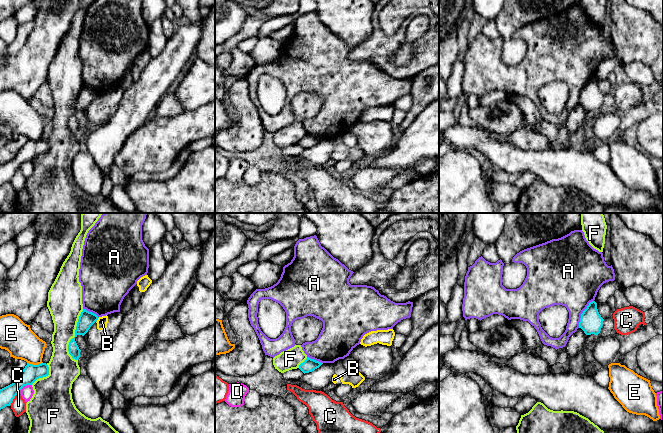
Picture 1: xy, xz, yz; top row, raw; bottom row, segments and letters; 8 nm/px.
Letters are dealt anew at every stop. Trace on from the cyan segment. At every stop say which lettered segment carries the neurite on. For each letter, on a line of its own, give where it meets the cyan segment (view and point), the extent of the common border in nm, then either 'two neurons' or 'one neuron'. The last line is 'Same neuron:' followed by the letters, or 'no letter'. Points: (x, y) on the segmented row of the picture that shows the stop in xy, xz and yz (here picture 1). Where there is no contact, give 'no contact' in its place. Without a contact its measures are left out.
A: yz (582, 313) | 260 nm | two neurons
B: xy (97, 319) | 50 nm | two neurons
C: xy (14, 397) | 150 nm | two neurons
D: xy (25, 385) | 120 nm | two neurons
E: xy (35, 365) | 130 nm | two neurons
F: xy (75, 335) | 420 nm | two neurons
Same neuron: no letter

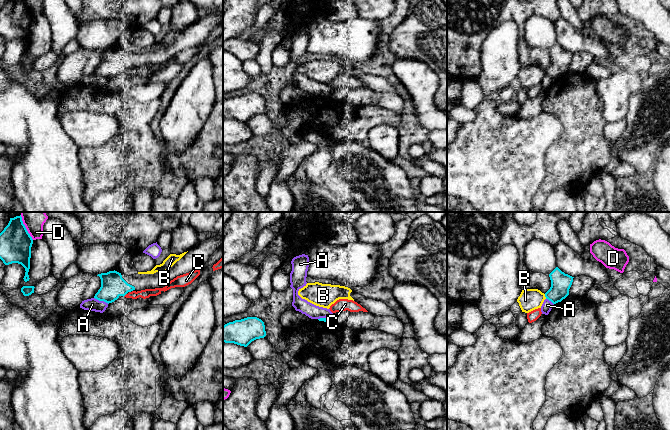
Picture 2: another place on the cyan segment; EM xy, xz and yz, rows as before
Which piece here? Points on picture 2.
A: xy (101, 300) | 130 nm | two neurons
B: yz (545, 296) | 40 nm | two neurons
C: xy (124, 295) | 40 nm | two neurons
D: xy (25, 227) | 220 nm | two neurons
Same neuron: no letter

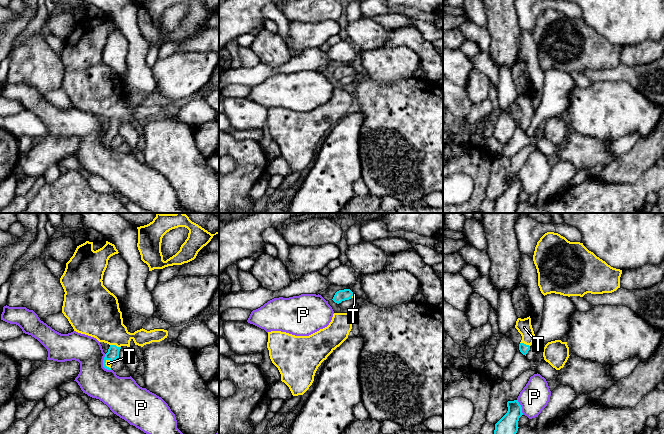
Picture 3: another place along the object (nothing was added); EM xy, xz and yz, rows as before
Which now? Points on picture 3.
P: xy (103, 364) | 140 nm | two neurons
T: xy (115, 345) | 90 nm | one neuron
Same neuron: T

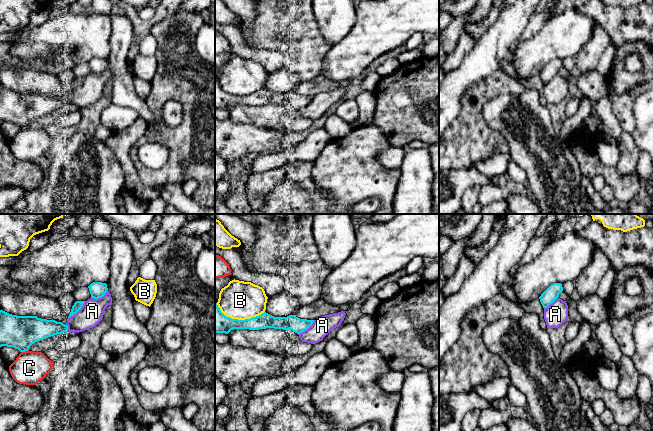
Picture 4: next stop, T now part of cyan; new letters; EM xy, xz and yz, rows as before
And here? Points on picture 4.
A: xy (76, 312) | 220 nm | two neurons
B: xz (239, 320) | 400 nm | two neurons
C: xy (24, 351) | 70 nm | two neurons
Same neuron: no letter

